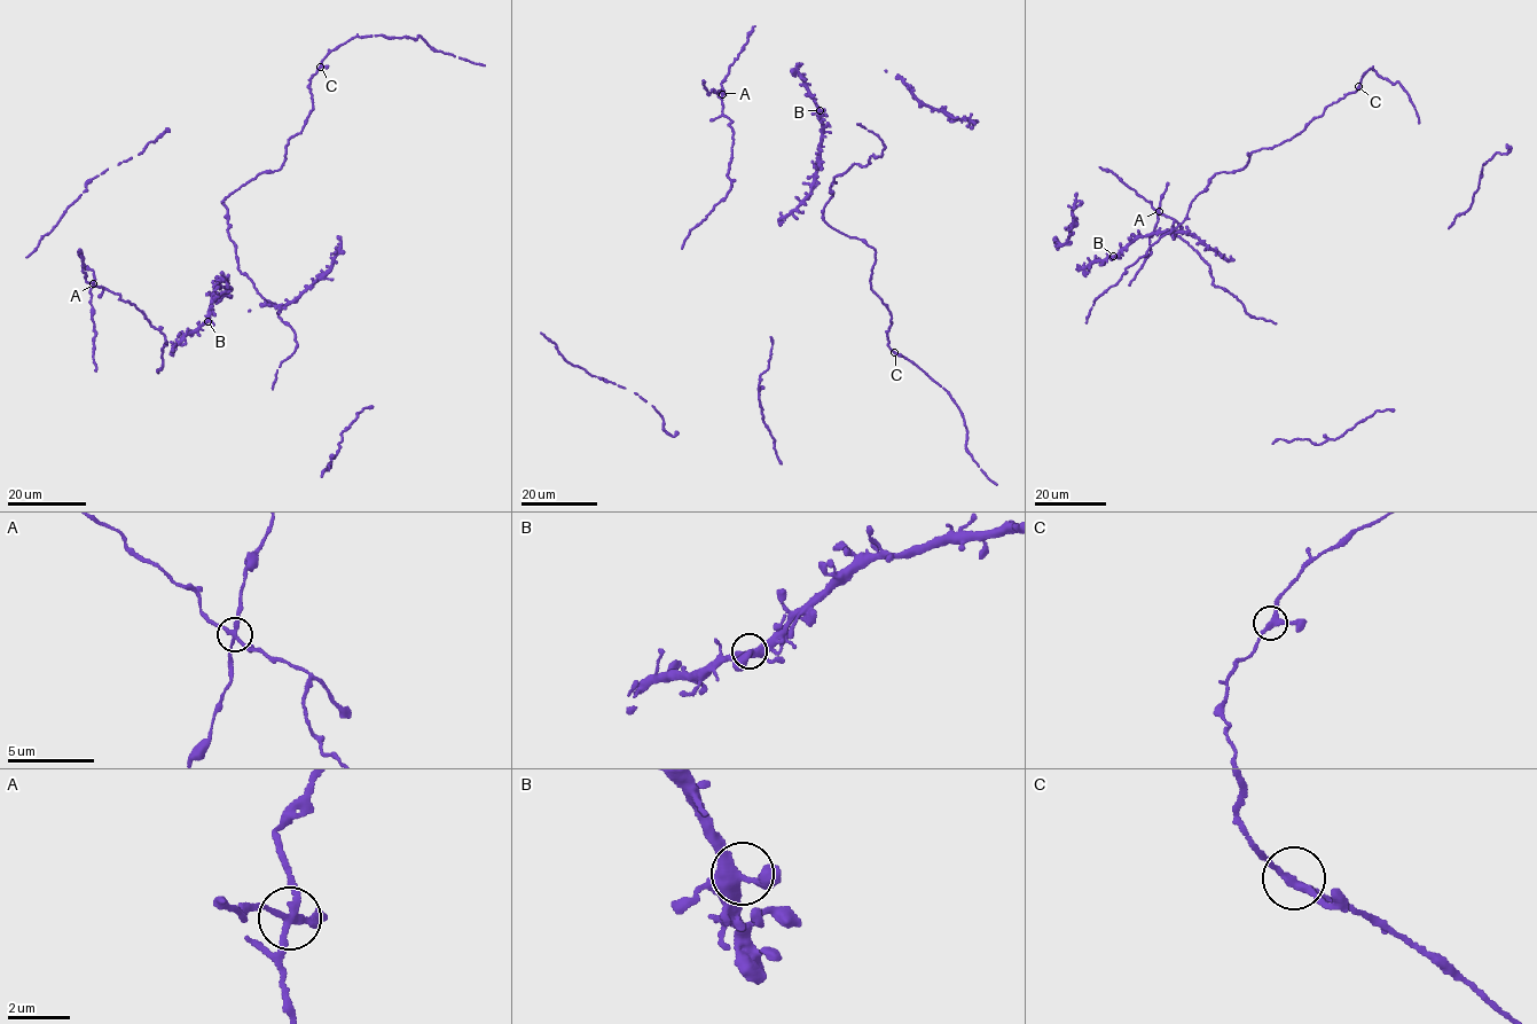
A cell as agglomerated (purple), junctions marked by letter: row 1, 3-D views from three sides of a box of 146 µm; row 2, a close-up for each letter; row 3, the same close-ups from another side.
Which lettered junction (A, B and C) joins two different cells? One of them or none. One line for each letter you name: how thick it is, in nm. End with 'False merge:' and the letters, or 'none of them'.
A: 220 nm
False merge: A

